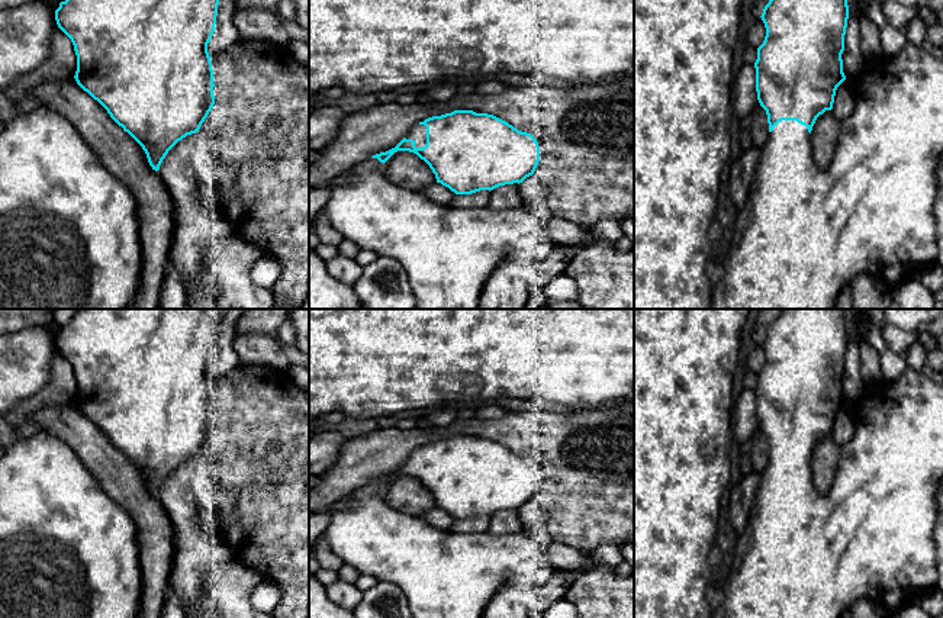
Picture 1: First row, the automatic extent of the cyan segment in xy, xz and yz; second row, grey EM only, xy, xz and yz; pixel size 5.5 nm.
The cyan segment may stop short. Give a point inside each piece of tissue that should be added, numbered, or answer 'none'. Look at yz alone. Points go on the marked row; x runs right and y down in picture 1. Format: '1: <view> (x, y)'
1: yz (804, 234)

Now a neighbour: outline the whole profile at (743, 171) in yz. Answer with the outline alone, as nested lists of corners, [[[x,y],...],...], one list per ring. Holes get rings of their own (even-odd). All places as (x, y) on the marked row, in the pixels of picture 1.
[[[753,147],[743,152],[738,161],[731,167],[728,194],[737,209],[741,209],[749,197],[759,160],[760,149]]]

